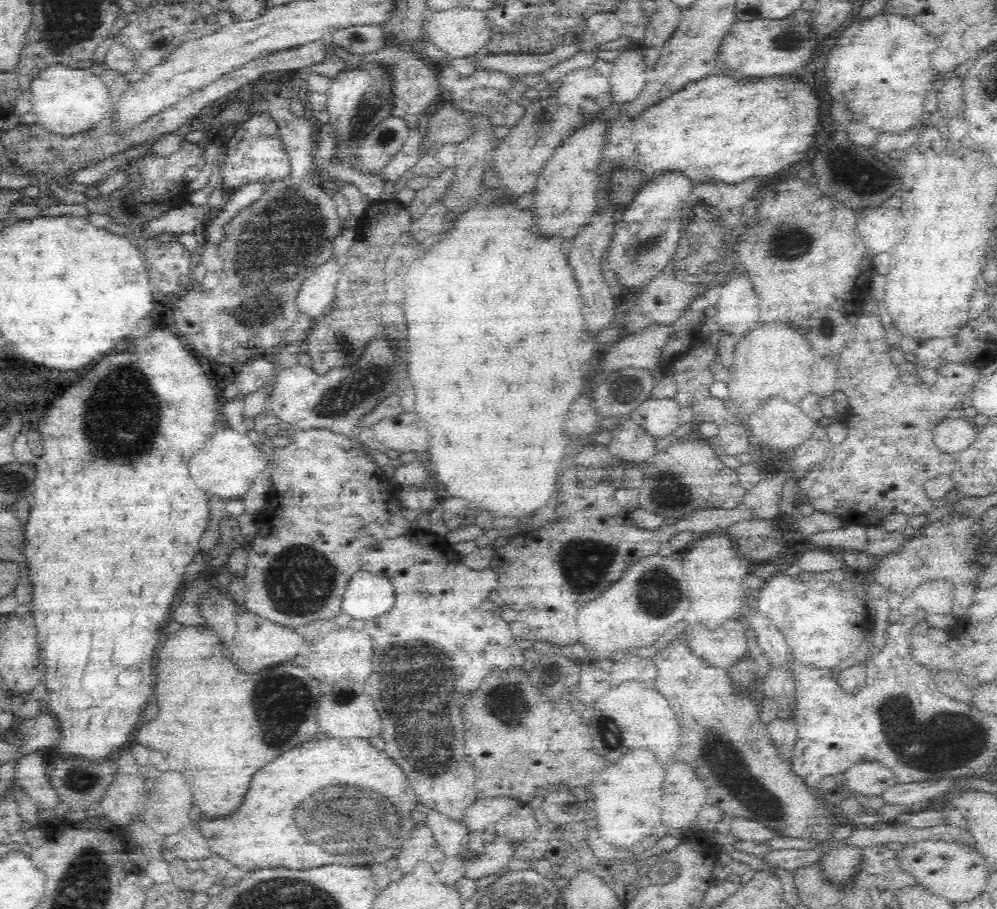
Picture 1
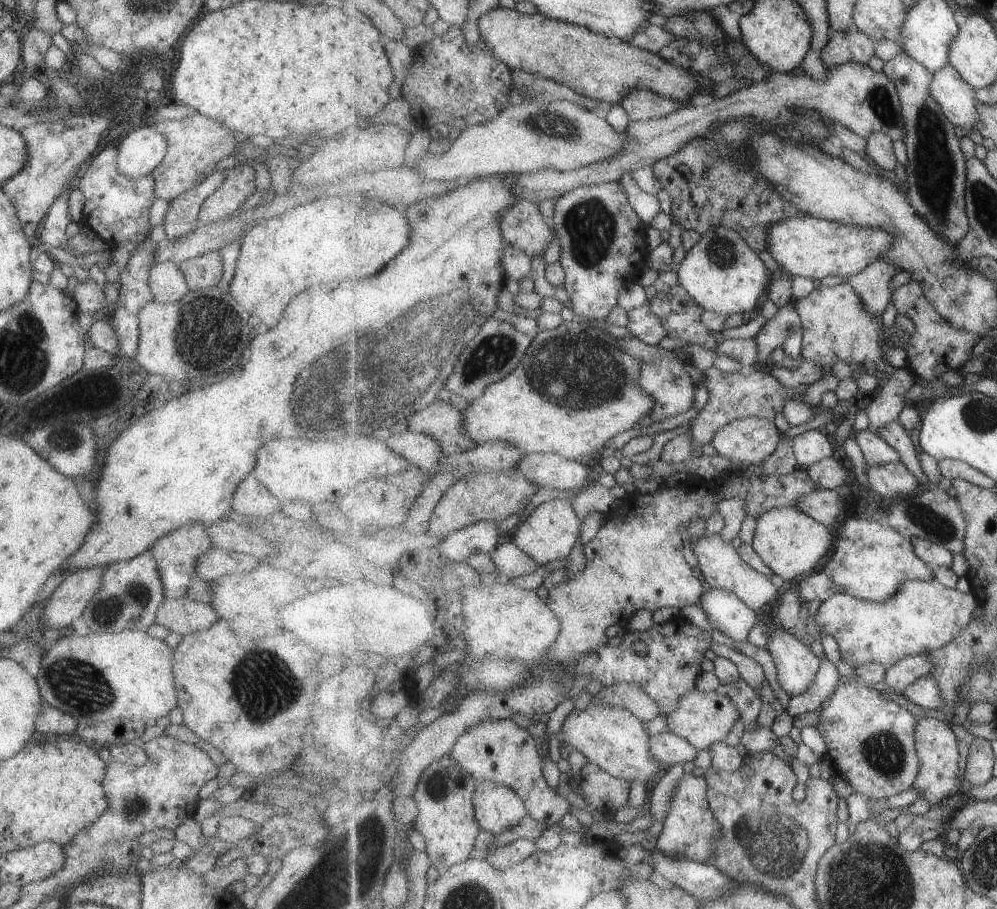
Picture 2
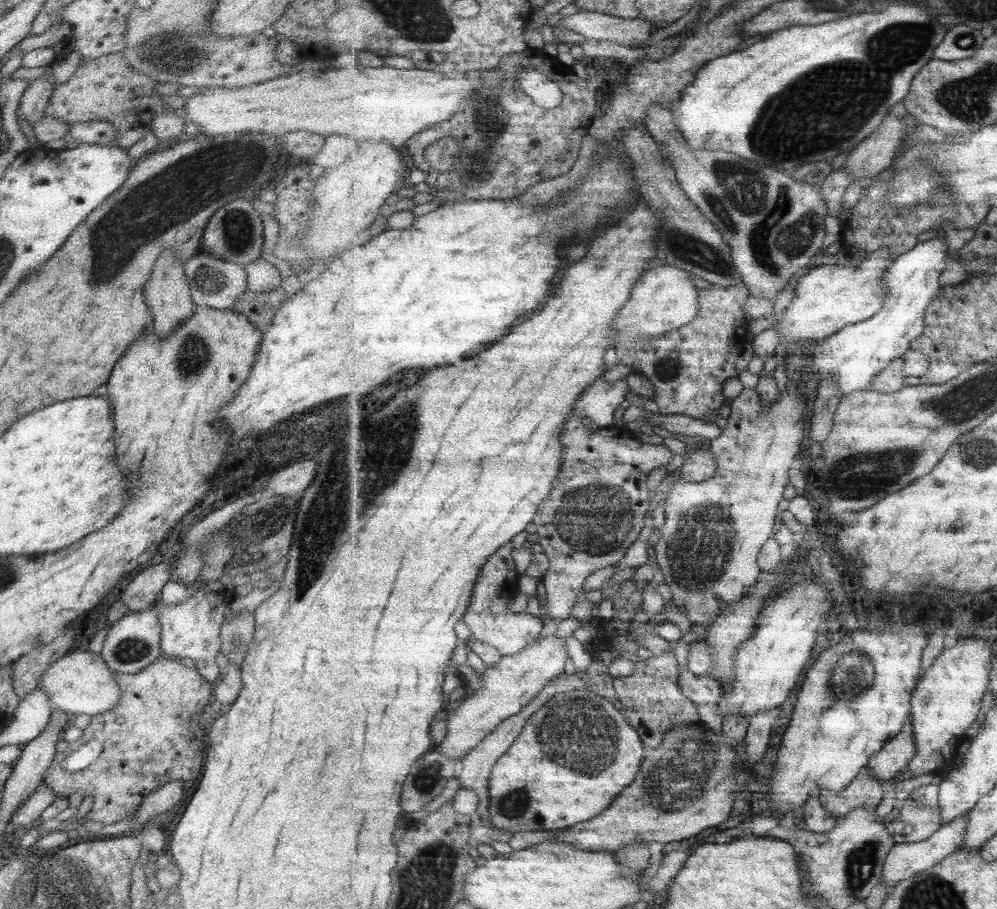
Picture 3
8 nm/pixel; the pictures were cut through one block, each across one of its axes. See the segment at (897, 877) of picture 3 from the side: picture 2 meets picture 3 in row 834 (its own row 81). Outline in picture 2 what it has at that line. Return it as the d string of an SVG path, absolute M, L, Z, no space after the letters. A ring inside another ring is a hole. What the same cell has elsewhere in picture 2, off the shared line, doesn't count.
M954 65L935 73L932 94L942 103L946 116L964 130L978 129L981 112L978 108L977 89Z

